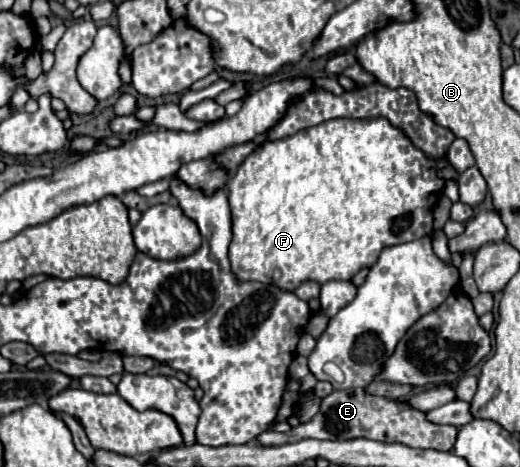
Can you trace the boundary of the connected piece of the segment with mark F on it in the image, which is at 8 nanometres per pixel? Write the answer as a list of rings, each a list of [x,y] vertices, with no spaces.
[[[384,117],[330,119],[320,125],[302,129],[284,139],[266,139],[240,163],[236,175],[228,183],[228,201],[230,201],[230,209],[232,209],[232,233],[234,233],[232,243],[230,243],[230,263],[234,267],[234,273],[242,281],[270,283],[270,285],[276,285],[276,287],[282,287],[288,291],[296,289],[298,283],[302,283],[302,281],[316,281],[322,285],[332,279],[342,279],[342,281],[352,279],[360,269],[372,267],[378,261],[378,255],[382,253],[384,247],[414,241],[414,239],[420,239],[422,235],[432,233],[432,209],[444,189],[444,179],[438,175],[438,171],[446,165],[448,165],[446,157],[440,157],[440,159],[428,157],[424,151],[414,147],[414,143],[406,137],[406,133],[402,129],[394,127]]]

